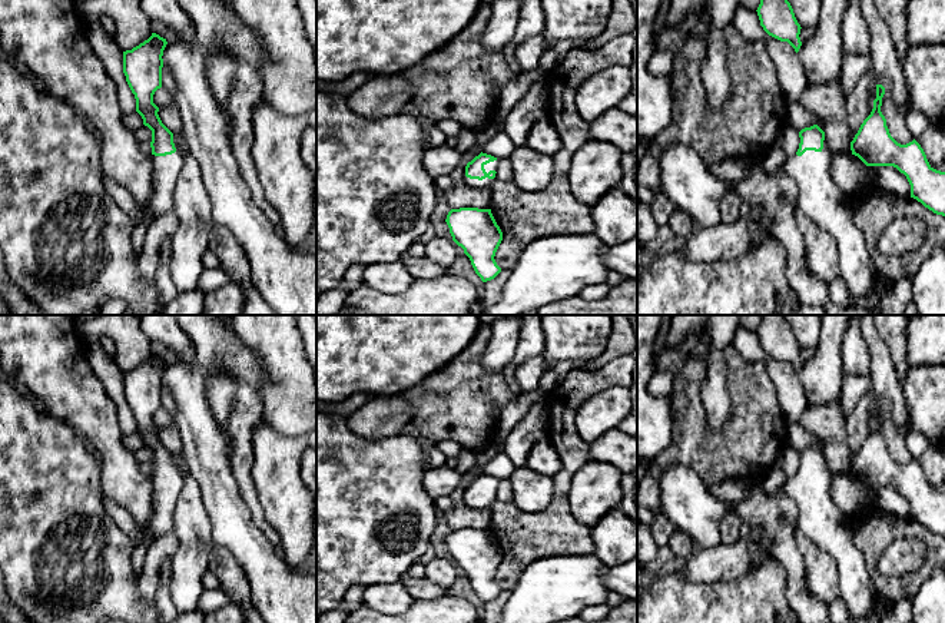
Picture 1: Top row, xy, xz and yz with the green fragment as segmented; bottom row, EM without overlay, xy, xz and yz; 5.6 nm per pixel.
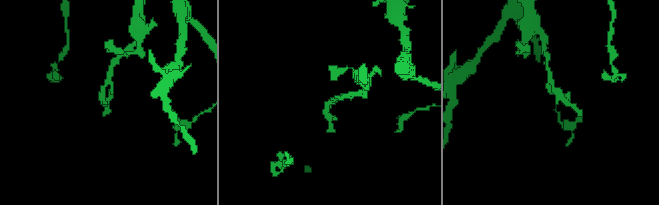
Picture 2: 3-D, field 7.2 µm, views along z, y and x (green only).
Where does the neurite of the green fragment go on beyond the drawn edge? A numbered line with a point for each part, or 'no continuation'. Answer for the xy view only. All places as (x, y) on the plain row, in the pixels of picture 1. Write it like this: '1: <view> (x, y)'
1: xy (166, 490)

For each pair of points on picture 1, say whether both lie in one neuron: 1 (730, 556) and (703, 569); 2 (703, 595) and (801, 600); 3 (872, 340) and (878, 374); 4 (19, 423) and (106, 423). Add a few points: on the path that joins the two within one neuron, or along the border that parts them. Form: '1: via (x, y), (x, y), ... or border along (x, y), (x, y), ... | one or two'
1: via (723, 563), (710, 564) | one
2: border along (782, 566), (785, 570), (786, 602), (791, 607) | two
3: via (878, 348), (878, 365) | one
4: border along (42, 408), (69, 423), (90, 446) | two

